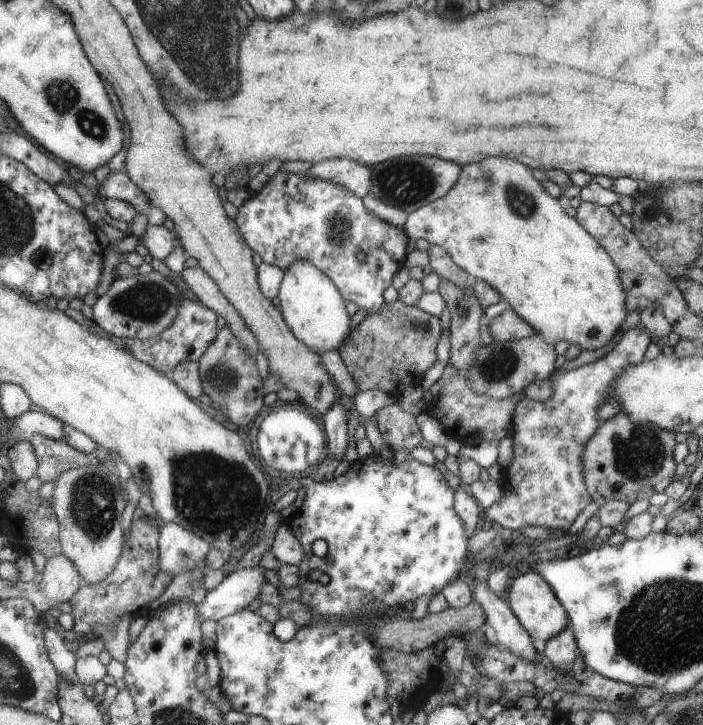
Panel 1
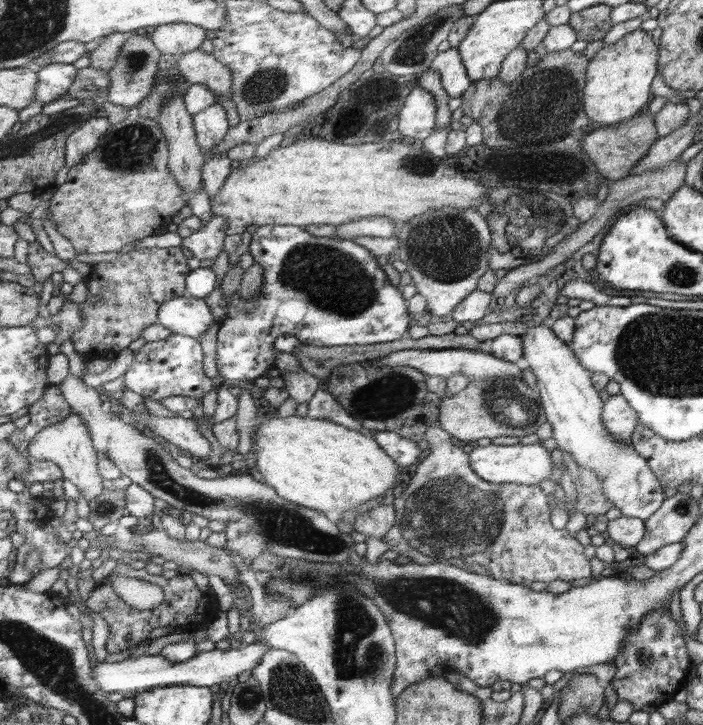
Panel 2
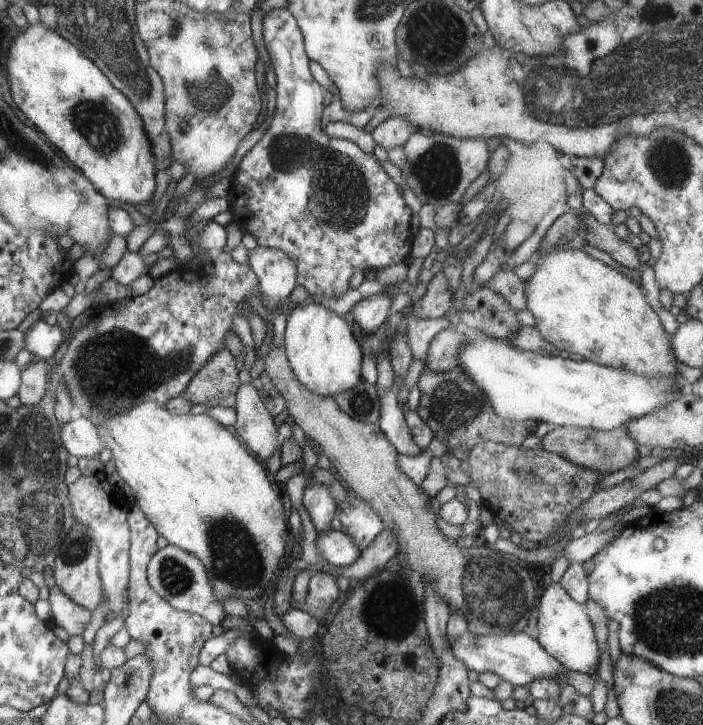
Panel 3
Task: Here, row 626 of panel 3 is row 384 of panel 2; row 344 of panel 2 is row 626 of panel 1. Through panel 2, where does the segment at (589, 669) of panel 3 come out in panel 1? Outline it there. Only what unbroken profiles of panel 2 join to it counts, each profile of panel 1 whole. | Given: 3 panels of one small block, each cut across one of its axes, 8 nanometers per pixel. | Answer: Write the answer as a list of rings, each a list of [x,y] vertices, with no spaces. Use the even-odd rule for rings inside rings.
[[[526,572],[520,574],[510,585],[508,590],[508,606],[518,617],[523,629],[531,636],[548,642],[560,631],[568,628],[570,615],[563,603],[559,601],[558,595],[552,590],[550,583],[537,572]]]

